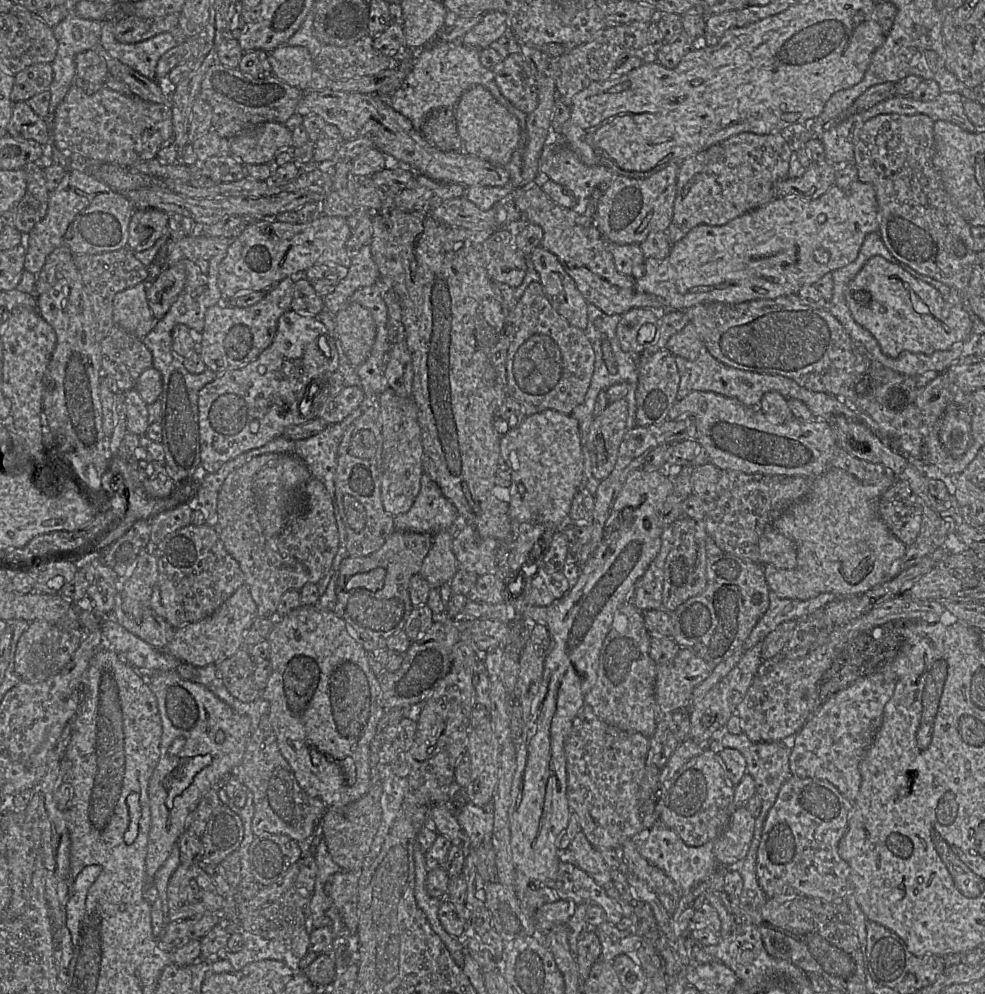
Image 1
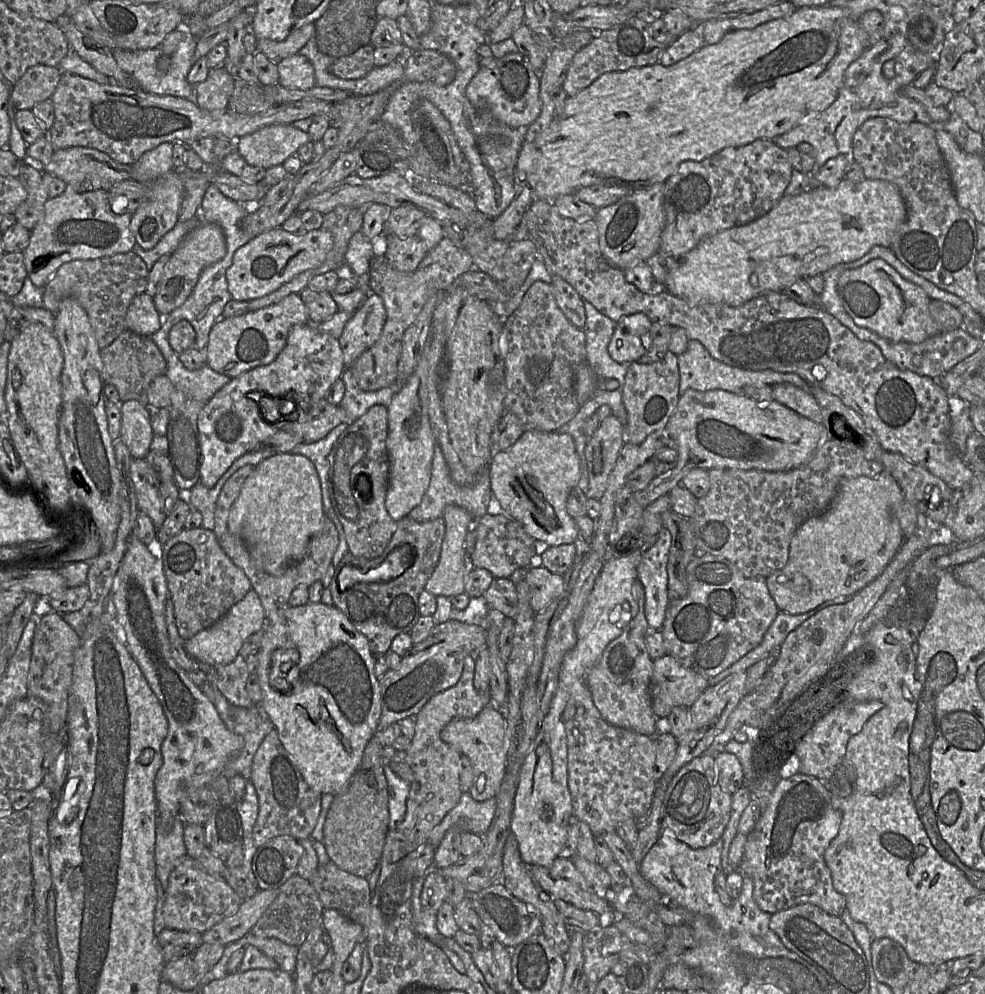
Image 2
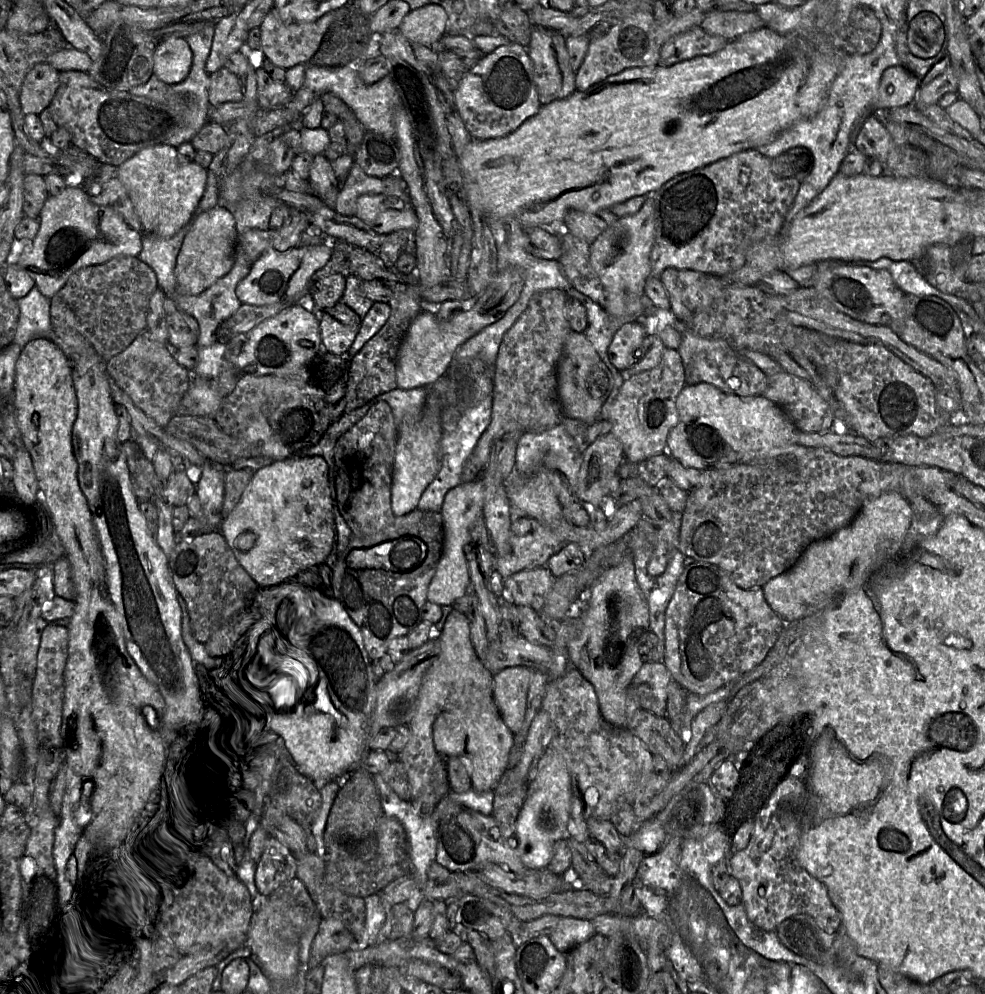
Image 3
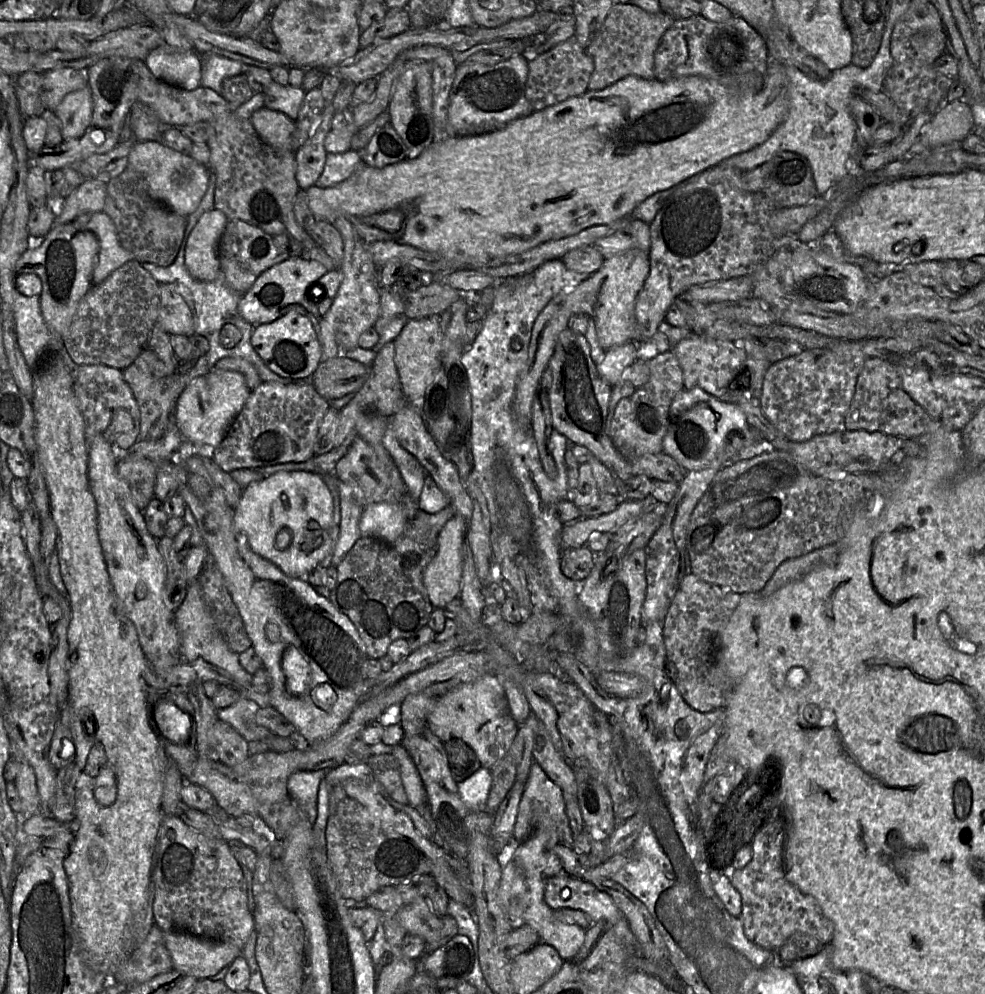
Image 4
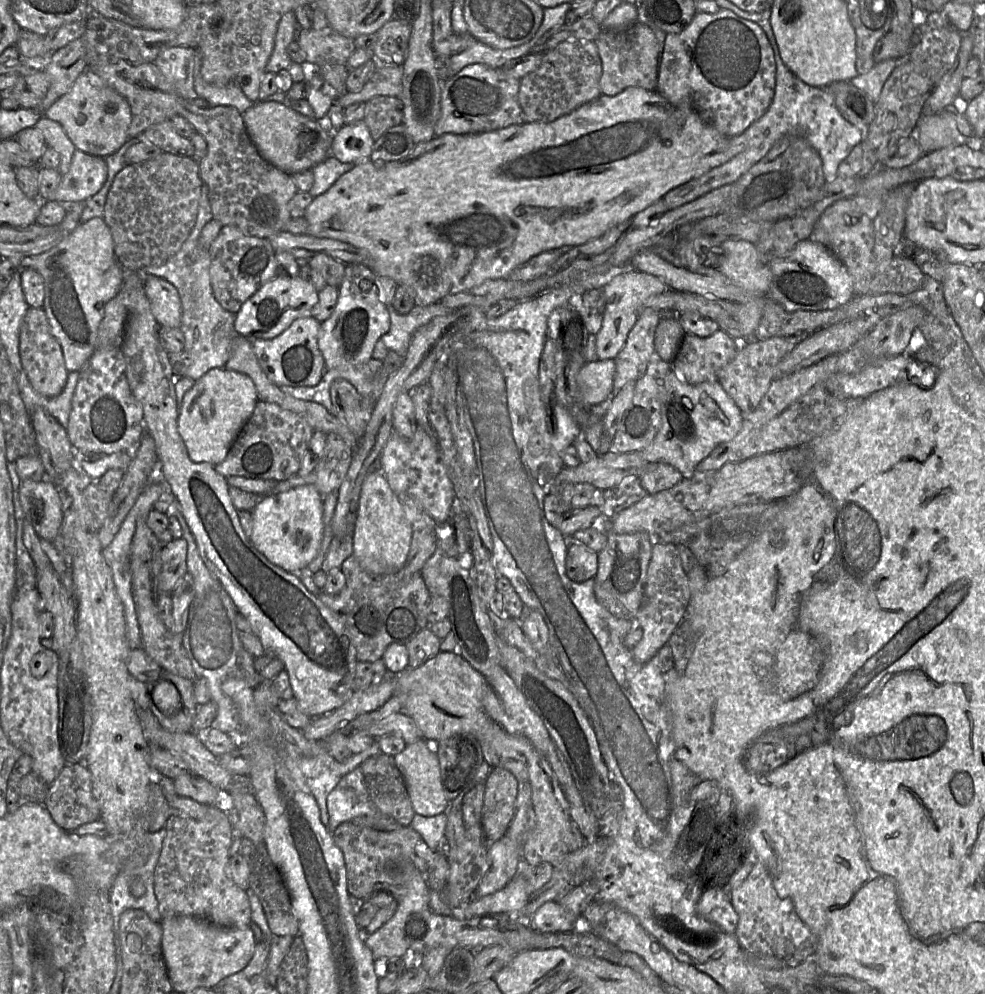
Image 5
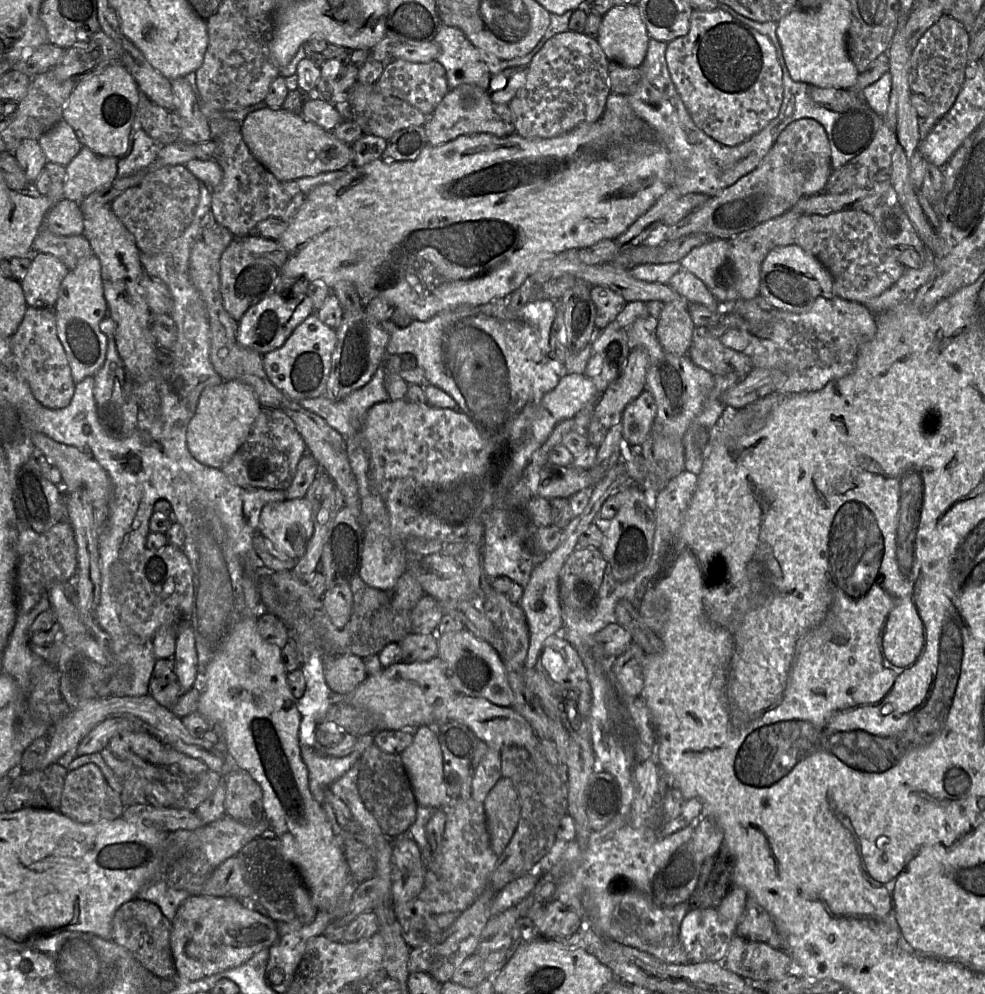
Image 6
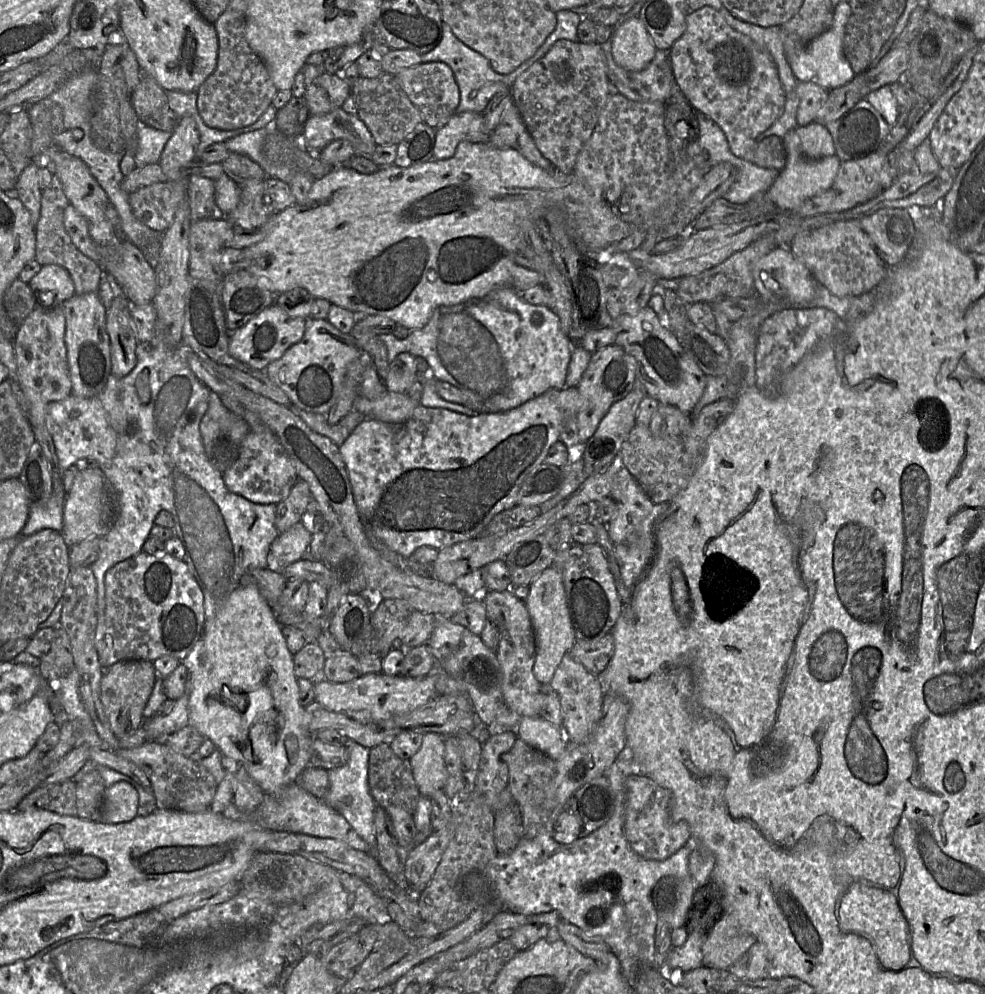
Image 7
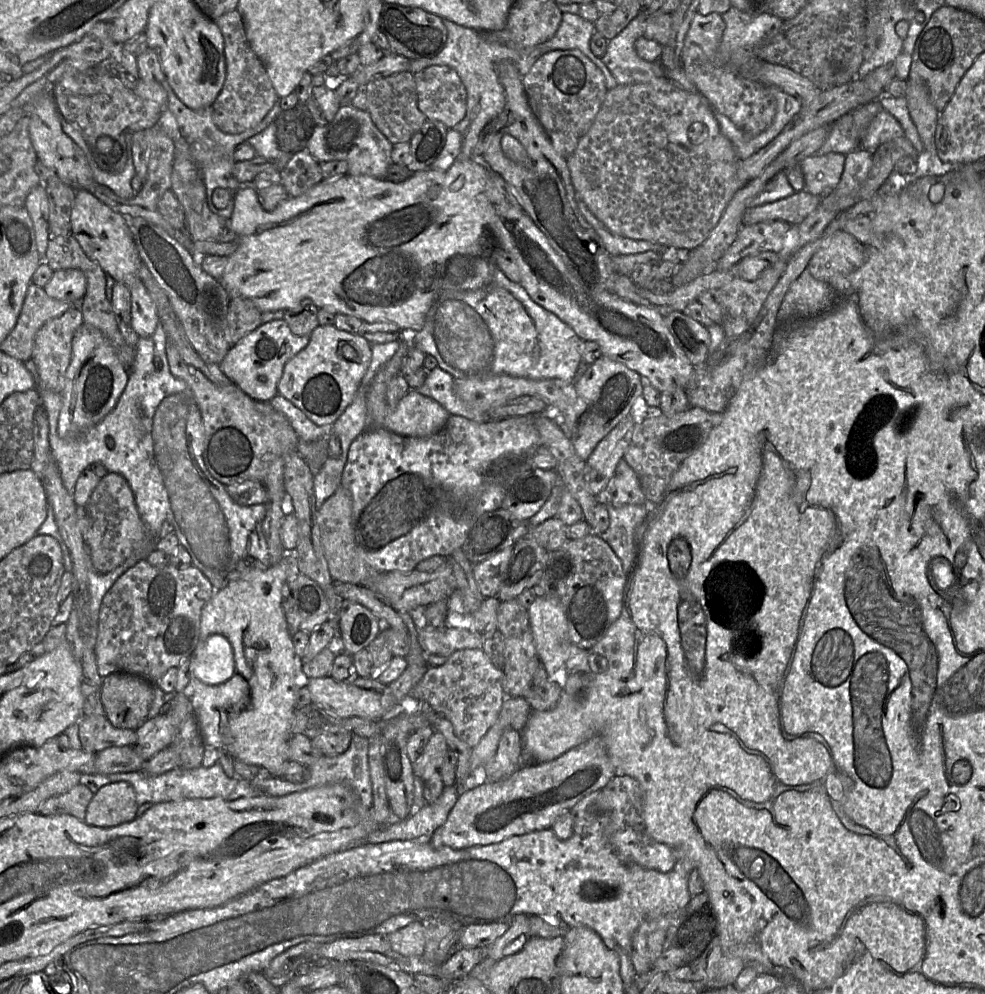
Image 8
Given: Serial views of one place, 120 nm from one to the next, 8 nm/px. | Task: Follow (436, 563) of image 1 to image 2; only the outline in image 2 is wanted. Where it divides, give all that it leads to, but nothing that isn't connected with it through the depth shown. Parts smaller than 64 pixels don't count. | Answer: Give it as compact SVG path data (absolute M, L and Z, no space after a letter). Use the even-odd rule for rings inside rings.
M457 505L446 506L442 518L445 522L445 535L441 546L441 553L437 566L425 585L425 590L435 597L444 596L451 599L456 595L465 593L465 580L471 569L465 551L465 541L468 532L473 528L476 520L473 520L465 509Z

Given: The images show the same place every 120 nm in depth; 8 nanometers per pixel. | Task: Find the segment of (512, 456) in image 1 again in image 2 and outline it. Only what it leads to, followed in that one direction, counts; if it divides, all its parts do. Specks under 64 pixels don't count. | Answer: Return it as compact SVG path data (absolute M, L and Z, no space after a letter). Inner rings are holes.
M524 431L510 448L493 453L489 463L490 489L496 510L518 521L541 548L573 544L579 538L566 503L580 475L574 440L558 431Z

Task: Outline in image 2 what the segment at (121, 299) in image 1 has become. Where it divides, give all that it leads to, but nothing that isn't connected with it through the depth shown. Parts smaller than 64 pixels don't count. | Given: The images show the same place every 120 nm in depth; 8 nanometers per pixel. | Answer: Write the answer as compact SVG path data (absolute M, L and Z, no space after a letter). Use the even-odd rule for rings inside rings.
M143 292L132 300L125 320L127 330L151 337L161 328L163 316L157 311L153 298Z

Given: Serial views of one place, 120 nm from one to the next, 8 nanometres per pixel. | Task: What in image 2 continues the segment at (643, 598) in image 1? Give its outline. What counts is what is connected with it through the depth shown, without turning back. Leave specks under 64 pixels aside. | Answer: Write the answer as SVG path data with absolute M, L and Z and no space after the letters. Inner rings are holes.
M662 527L637 567L637 580L645 592L644 613L652 631L661 629L669 604L667 562L670 545L671 535Z

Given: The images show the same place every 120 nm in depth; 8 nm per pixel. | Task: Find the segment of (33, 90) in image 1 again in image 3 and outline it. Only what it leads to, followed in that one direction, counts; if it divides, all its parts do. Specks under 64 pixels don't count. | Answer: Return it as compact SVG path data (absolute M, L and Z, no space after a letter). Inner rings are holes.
M47 62L34 65L25 75L19 92L20 106L24 114L41 113L59 86L60 72Z

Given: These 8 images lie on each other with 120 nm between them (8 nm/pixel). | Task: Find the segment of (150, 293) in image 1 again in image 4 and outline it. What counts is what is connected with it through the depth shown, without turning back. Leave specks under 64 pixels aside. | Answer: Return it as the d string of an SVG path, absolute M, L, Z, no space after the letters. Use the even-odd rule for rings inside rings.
M216 208L204 213L191 231L185 250L190 275L203 282L213 281L221 271L218 247L228 217Z

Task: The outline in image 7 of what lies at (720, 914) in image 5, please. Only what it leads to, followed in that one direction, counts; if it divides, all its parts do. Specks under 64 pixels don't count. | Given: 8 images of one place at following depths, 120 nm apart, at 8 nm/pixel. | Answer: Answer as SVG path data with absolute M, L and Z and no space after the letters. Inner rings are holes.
M688 933L685 942L673 947L669 953L667 964L670 969L687 972L703 965L702 945L707 934Z

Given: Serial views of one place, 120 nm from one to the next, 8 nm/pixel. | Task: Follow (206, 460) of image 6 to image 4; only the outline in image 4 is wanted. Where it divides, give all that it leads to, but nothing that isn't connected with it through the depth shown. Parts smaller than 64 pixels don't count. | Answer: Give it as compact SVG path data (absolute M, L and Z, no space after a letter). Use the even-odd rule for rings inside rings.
M213 369L205 375L194 378L180 395L175 409L176 426L183 438L194 446L216 448L226 436L250 394L251 390L243 374Z

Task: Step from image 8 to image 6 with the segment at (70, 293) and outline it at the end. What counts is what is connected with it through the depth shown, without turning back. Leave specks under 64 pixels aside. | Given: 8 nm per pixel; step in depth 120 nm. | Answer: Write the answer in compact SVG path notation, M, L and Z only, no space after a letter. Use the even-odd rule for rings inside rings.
M45 253L31 254L27 274L20 280L28 306L53 309L59 287L68 273L66 266L55 256Z

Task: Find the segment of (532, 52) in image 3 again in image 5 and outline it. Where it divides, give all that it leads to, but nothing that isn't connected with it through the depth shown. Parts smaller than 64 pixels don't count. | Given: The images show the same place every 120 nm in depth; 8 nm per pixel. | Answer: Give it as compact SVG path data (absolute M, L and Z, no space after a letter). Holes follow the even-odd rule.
M570 39L547 50L539 66L520 81L518 101L524 122L552 122L601 95L602 63L594 41Z

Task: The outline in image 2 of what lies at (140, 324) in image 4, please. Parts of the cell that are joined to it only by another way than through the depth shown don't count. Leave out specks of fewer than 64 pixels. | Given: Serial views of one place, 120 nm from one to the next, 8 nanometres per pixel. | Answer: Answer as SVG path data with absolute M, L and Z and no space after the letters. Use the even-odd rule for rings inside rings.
M133 251L92 260L73 260L61 265L43 288L43 307L55 313L64 298L75 298L86 311L102 350L127 330L127 310L134 297L146 291L149 272L143 259Z

